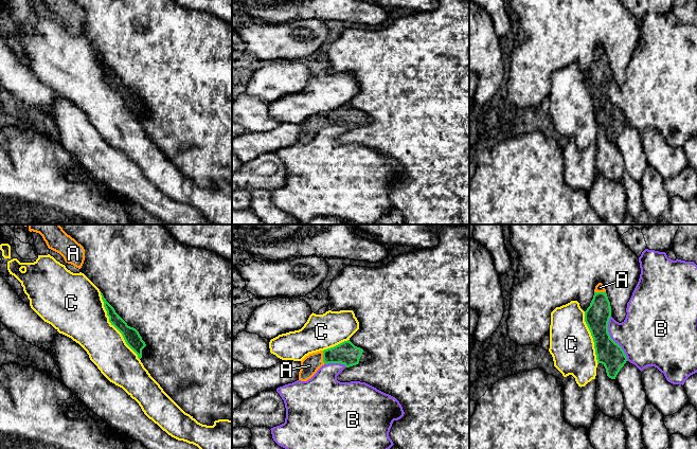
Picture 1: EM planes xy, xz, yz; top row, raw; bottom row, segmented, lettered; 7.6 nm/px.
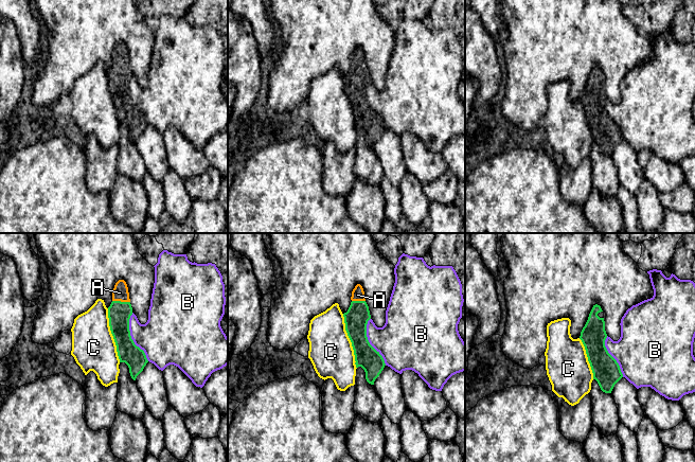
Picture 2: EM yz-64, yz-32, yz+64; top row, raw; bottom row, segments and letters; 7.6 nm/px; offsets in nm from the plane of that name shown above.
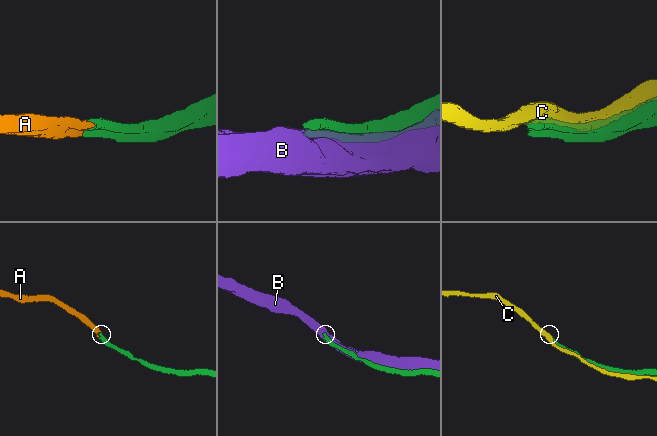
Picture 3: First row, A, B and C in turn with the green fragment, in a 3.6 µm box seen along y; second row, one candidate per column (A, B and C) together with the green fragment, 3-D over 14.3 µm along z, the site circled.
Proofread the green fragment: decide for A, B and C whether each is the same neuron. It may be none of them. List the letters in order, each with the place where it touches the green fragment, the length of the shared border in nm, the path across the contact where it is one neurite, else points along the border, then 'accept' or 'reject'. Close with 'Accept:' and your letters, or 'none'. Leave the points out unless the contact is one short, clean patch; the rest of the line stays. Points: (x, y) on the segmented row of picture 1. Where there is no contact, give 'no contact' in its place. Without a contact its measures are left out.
A: meets green in xz at (323, 357); contact 110 nm long; accept
B: meets green in yz at (610, 338); contact 360 nm long; reject
C: meets green in xy at (113, 325); contact 600 nm long; reject
Accept: A

